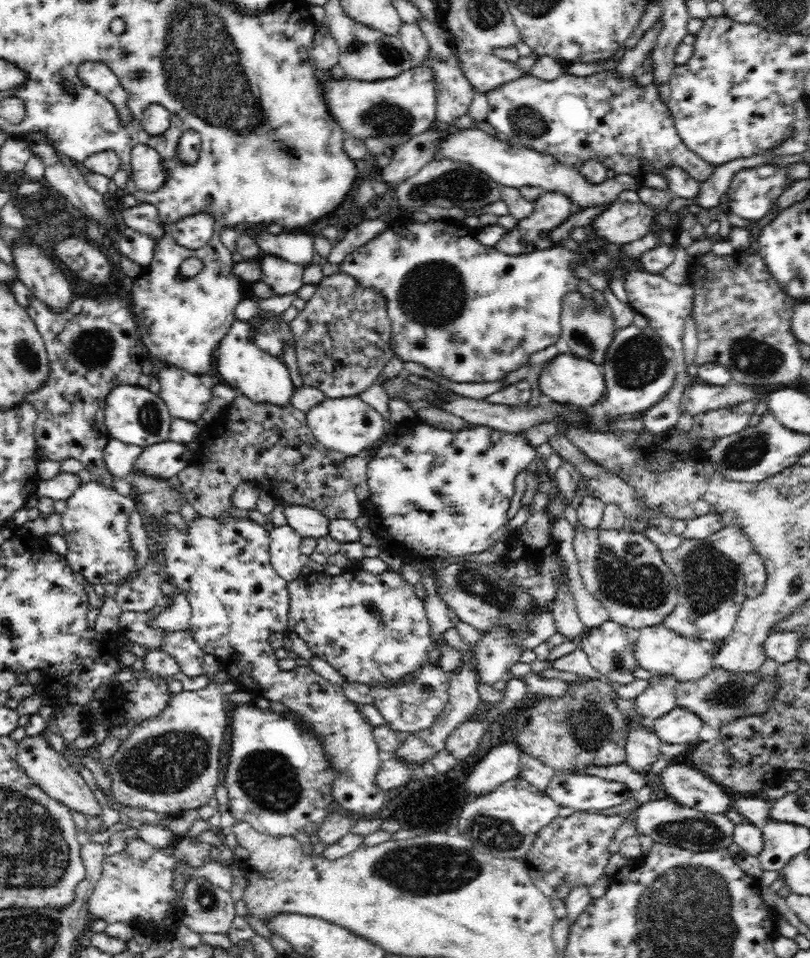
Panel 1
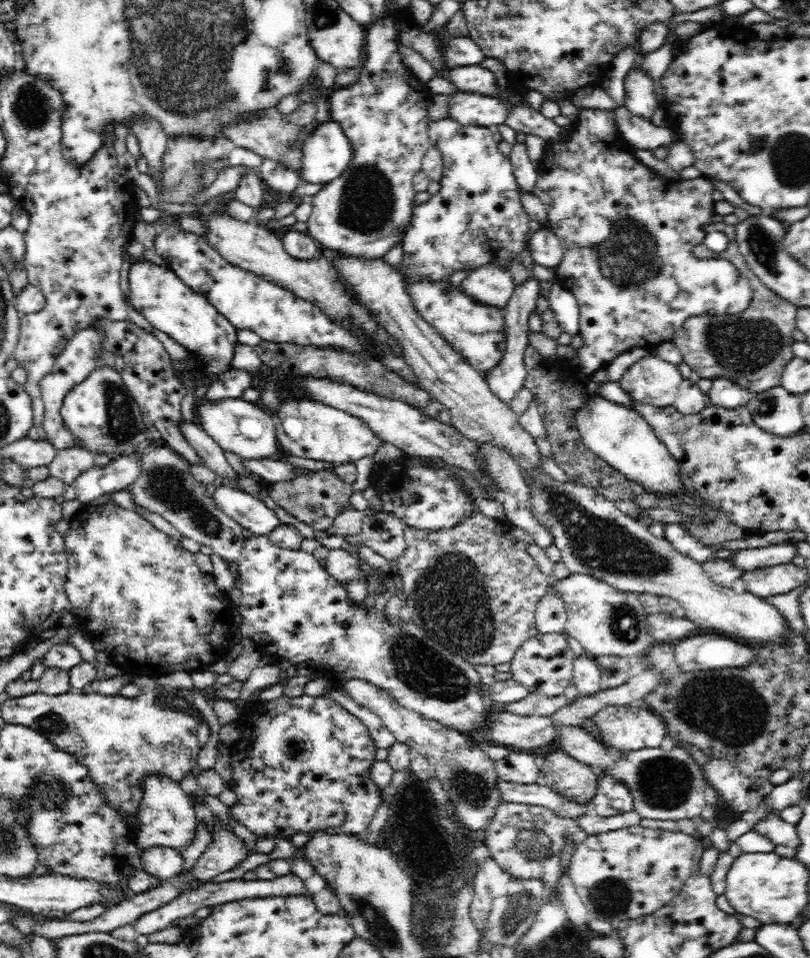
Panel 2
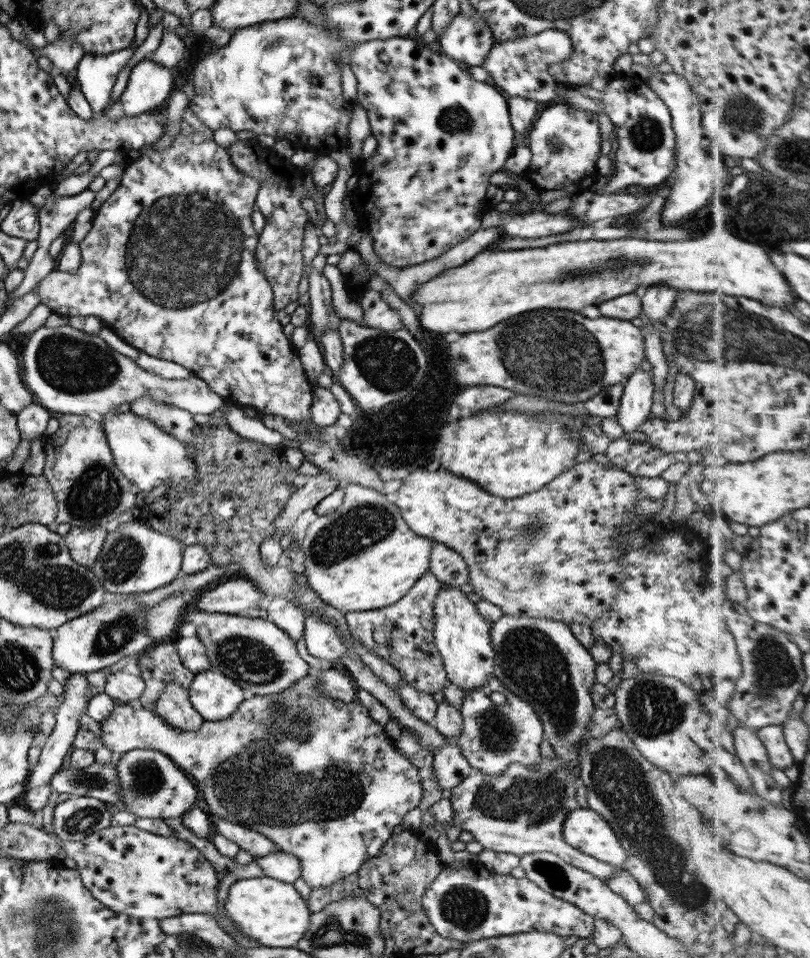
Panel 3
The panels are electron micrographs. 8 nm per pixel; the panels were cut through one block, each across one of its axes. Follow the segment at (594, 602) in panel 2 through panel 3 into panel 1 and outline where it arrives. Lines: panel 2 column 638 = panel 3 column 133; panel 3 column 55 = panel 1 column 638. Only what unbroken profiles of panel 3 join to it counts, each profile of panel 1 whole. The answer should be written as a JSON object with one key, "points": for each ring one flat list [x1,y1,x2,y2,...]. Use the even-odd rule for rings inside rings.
{"points":[[664,624,640,628,640,635,634,640,634,657,638,666,653,674,672,675,678,681,695,681,708,674,713,667,712,653,713,649,708,648,702,640,682,636]]}

